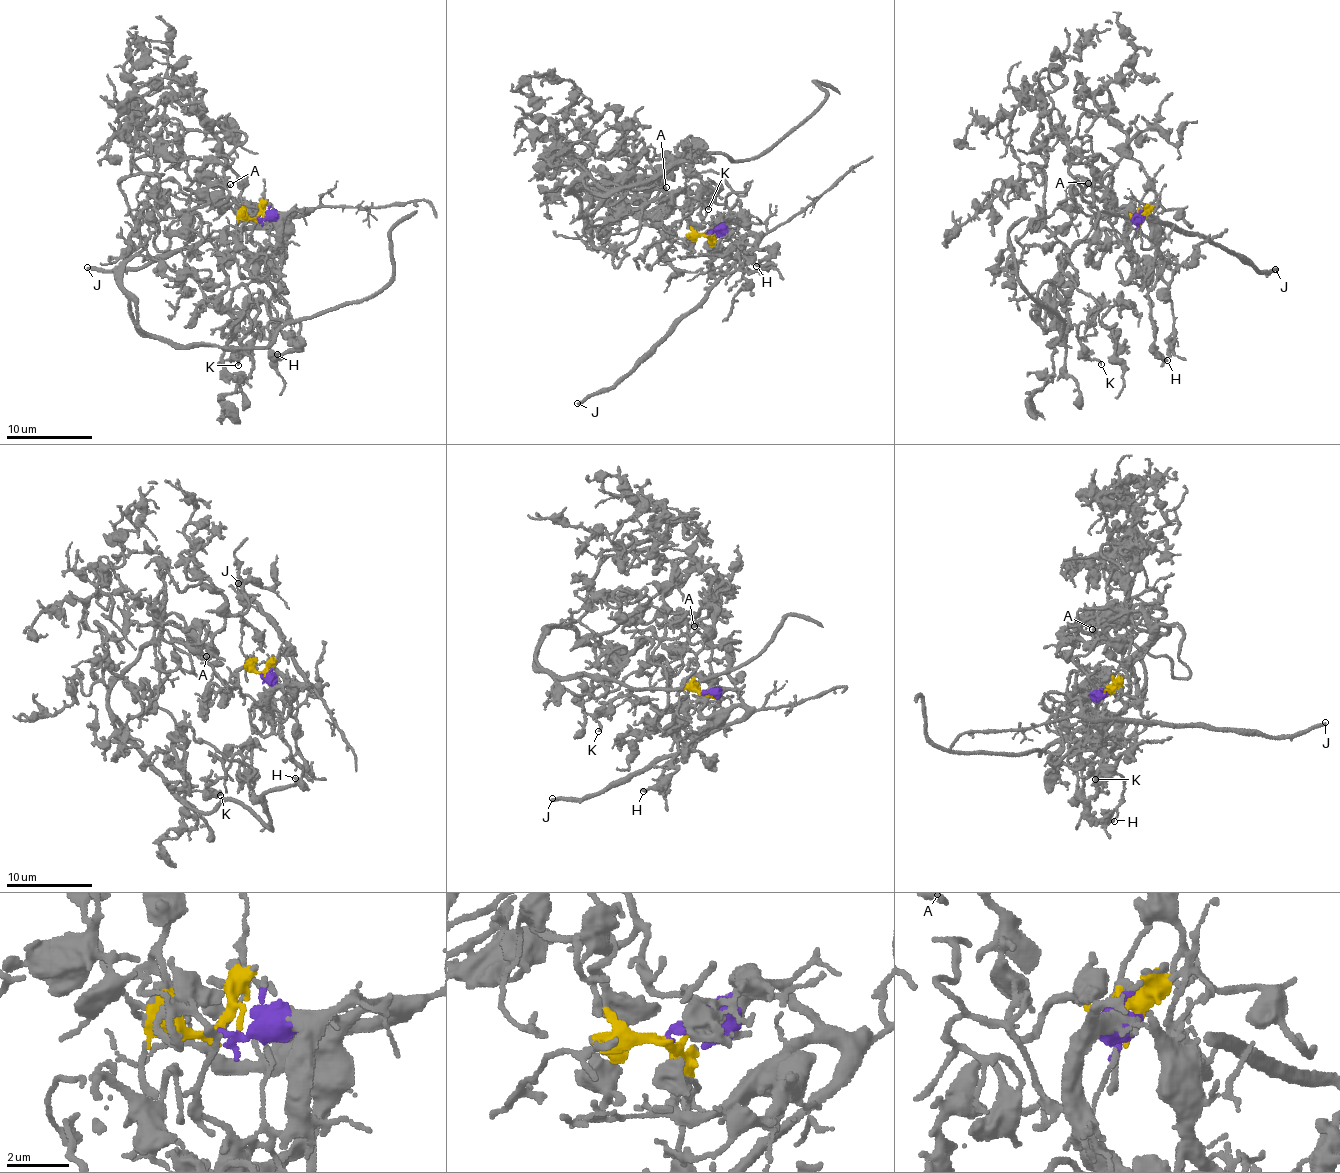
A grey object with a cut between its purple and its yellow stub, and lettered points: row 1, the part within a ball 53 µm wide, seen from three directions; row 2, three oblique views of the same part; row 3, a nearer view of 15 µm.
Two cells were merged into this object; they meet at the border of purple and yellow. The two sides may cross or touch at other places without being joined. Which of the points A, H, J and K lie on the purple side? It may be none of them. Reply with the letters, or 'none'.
H, J

